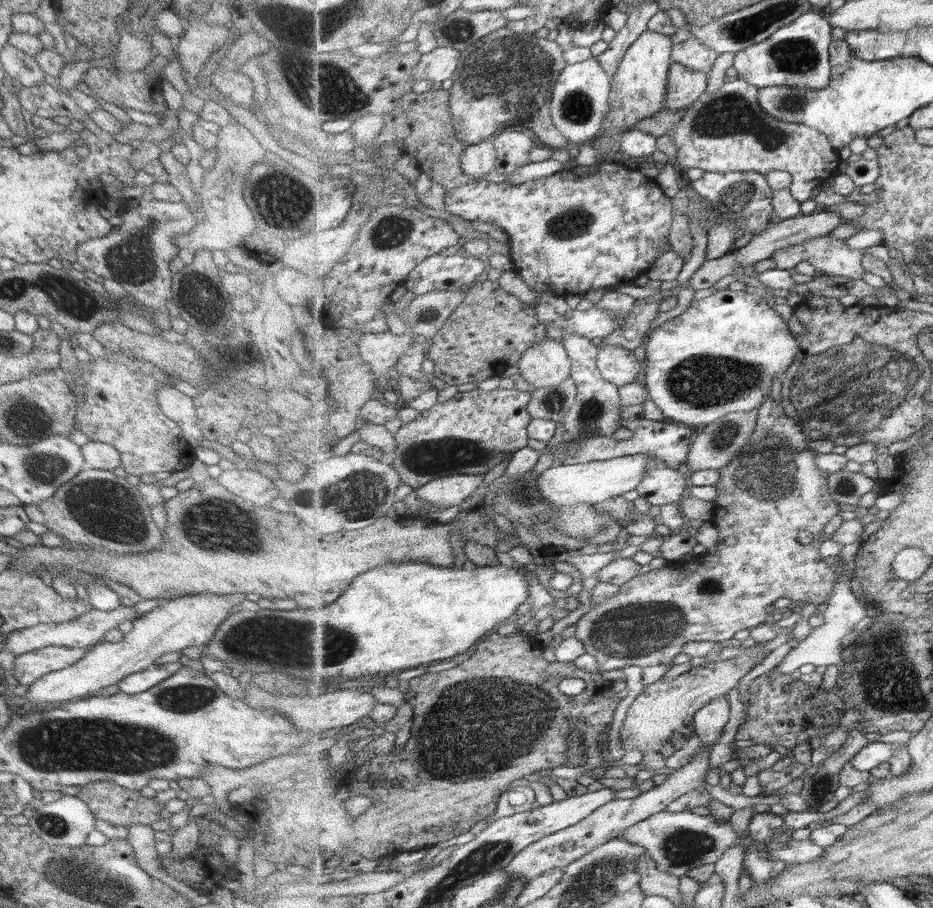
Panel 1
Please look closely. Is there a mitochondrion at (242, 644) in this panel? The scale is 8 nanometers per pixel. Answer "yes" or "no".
yes

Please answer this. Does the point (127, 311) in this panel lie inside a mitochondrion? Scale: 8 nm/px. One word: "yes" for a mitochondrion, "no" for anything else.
no

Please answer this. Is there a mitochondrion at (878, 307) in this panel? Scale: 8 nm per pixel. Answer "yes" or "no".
no

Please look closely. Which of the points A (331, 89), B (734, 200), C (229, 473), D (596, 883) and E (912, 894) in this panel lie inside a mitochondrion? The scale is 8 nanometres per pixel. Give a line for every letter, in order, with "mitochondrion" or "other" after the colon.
A: mitochondrion
B: mitochondrion
C: other
D: mitochondrion
E: other

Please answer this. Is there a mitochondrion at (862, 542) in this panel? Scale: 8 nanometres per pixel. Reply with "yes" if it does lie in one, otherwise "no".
no

